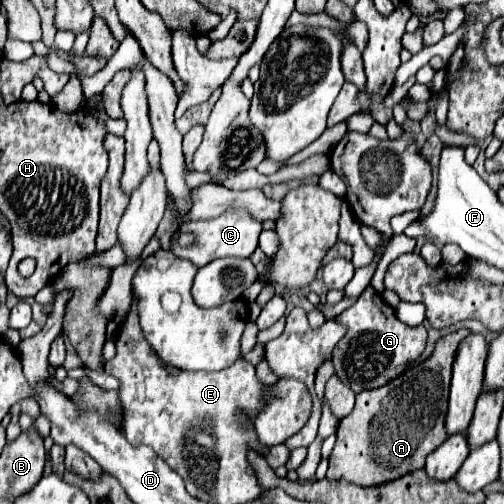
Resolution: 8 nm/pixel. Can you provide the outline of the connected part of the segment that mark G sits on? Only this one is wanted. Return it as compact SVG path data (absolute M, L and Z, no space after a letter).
M366 288L358 302L352 308L344 310L336 320L344 324L348 332L338 342L332 354L332 364L340 382L350 386L356 394L362 390L380 388L390 380L398 378L408 364L414 364L422 356L426 348L426 328L408 328L406 324L402 324L396 318L394 308L386 306L380 294L372 288Z

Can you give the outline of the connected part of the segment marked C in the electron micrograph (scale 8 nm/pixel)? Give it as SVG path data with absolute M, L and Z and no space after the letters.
M228 208L224 214L212 220L198 220L194 224L184 224L180 232L190 234L190 242L172 242L172 252L180 258L190 260L194 266L204 266L216 258L240 256L250 258L258 248L258 236L262 232L262 222L254 220L244 208Z

